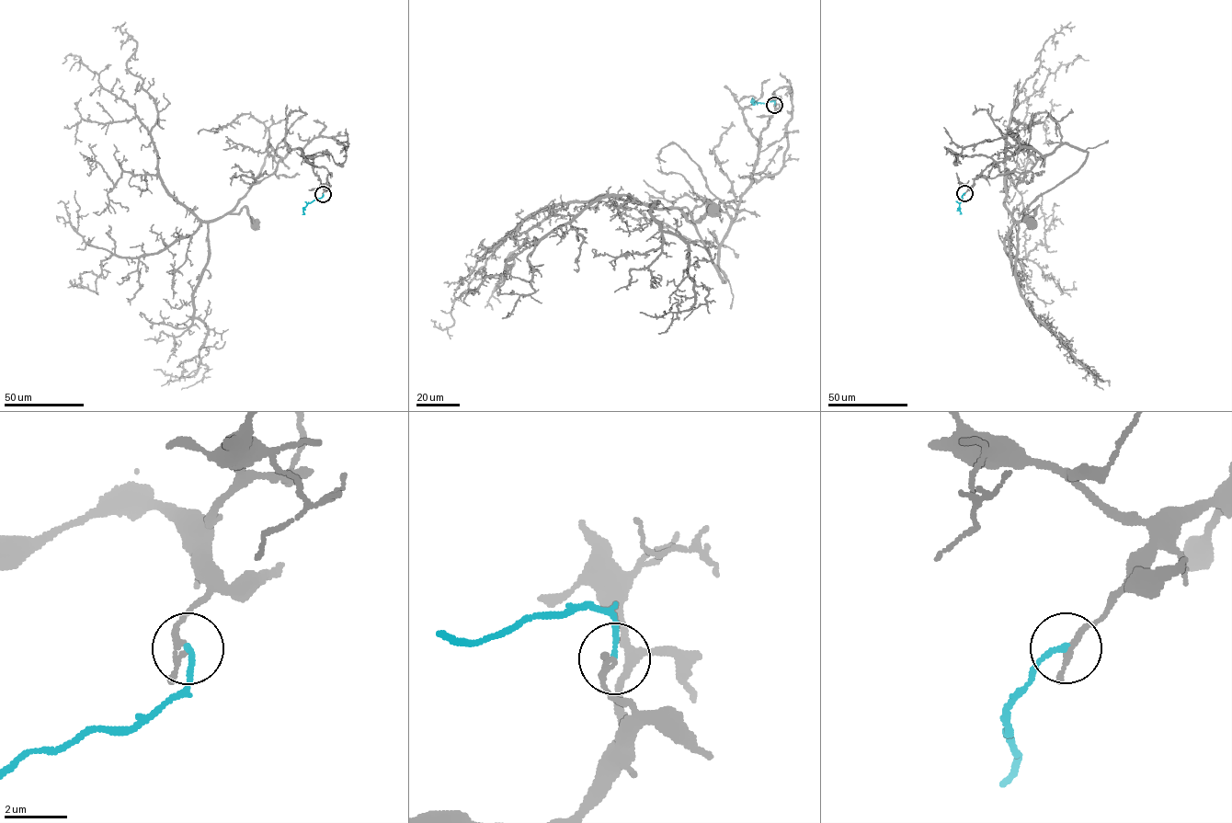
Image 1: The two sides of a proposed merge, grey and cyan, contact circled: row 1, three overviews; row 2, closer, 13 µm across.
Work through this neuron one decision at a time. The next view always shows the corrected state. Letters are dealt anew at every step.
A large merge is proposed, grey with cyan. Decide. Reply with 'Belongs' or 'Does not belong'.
Does not belong

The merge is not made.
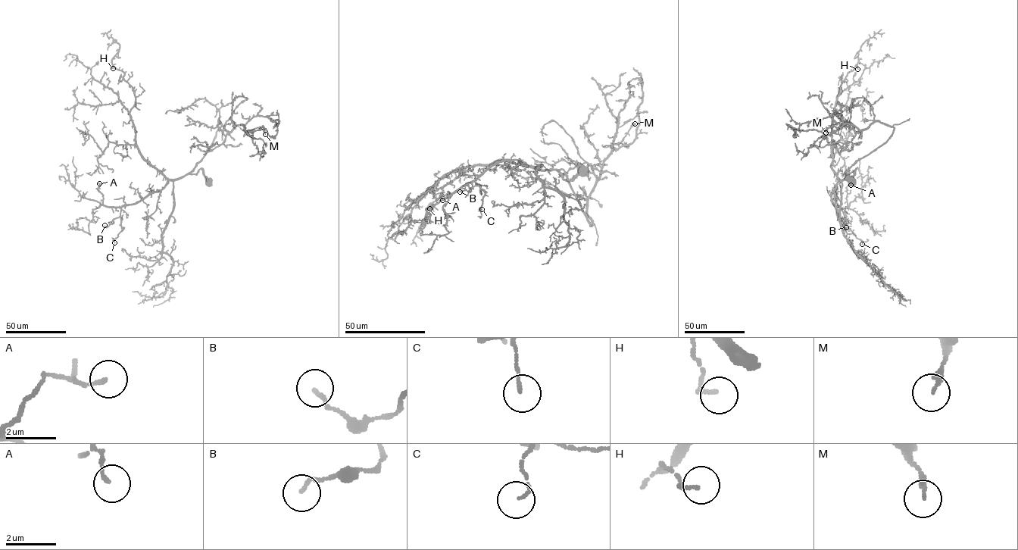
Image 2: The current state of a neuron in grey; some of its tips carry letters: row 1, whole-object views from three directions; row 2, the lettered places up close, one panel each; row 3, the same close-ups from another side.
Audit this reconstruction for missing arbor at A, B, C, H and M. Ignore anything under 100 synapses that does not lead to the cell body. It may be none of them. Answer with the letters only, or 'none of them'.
none of them

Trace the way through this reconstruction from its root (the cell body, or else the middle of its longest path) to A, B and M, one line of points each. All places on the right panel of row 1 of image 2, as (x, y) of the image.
A: (851, 180), (856, 168), (837, 182), (830, 196), (834, 205), (845, 208), (847, 205), (846, 188), (850, 185)
B: (851, 180), (856, 168), (837, 182), (830, 196), (834, 205), (839, 207), (847, 222), (841, 226), (846, 227)
M: (851, 180), (856, 168), (847, 170), (894, 128), (875, 121), (825, 132)

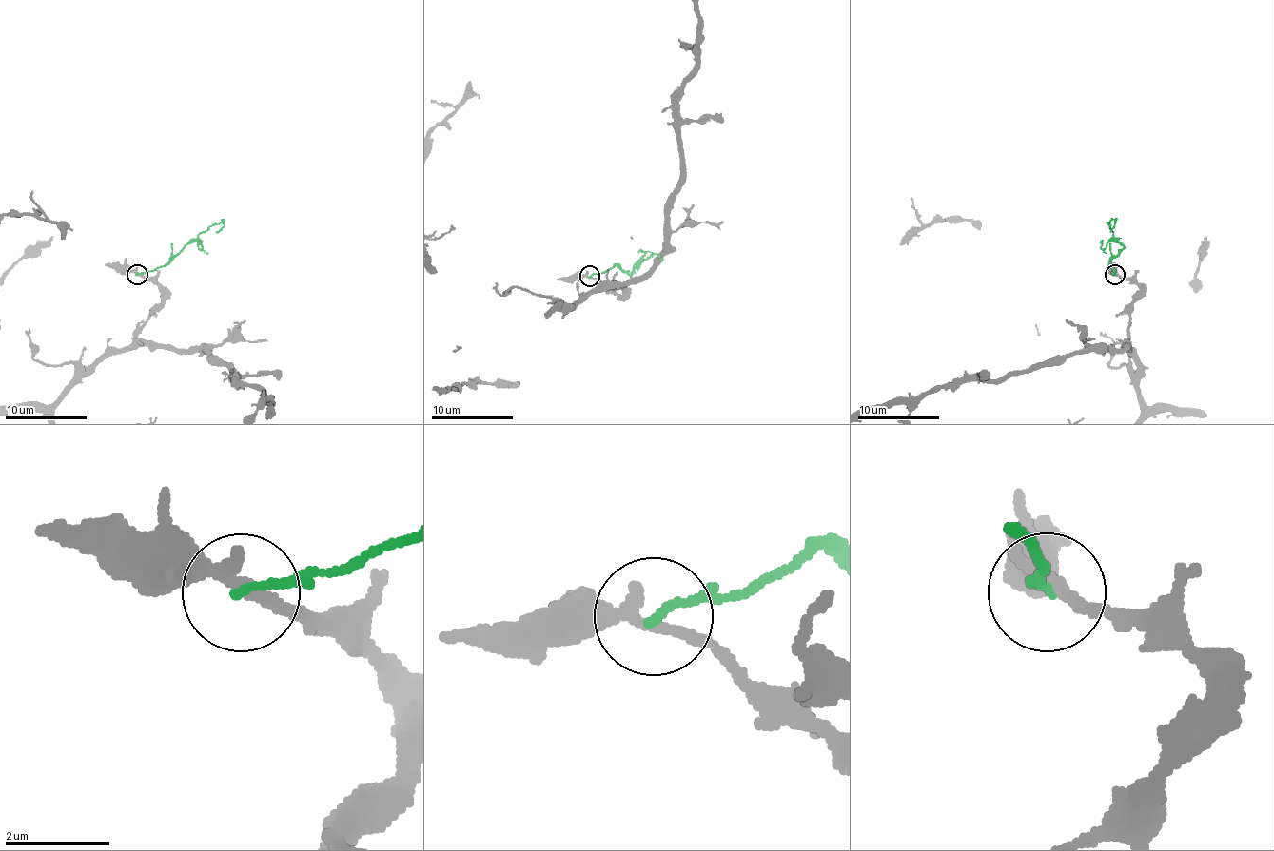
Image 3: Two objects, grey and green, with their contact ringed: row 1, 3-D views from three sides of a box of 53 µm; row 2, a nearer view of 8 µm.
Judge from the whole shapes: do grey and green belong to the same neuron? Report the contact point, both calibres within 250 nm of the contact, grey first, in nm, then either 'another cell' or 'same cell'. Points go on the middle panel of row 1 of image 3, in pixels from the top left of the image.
(590, 276) | 240/150 nm | another cell

